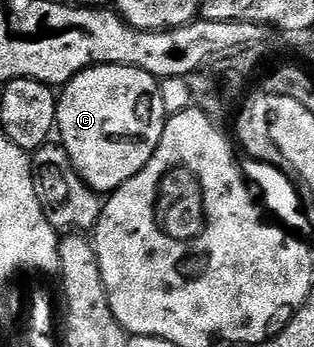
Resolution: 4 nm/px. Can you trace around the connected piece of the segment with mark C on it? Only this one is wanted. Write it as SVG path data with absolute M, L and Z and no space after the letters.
M87 67L64 84L56 105L58 139L74 169L97 193L111 193L137 175L158 149L168 118L156 78L137 67Z

